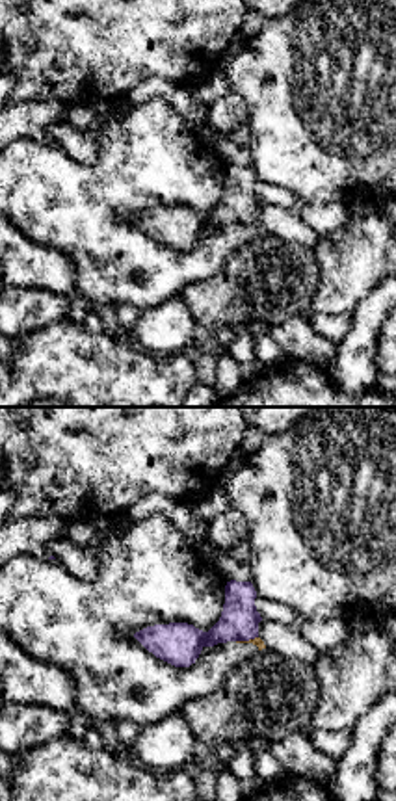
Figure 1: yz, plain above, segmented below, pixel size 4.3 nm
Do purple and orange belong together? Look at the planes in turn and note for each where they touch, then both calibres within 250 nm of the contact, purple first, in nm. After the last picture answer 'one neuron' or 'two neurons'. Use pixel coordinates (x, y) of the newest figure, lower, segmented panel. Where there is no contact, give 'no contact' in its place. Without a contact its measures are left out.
meets purple at (246, 640); 170 nm thick on the purple side, 40 nm on the other

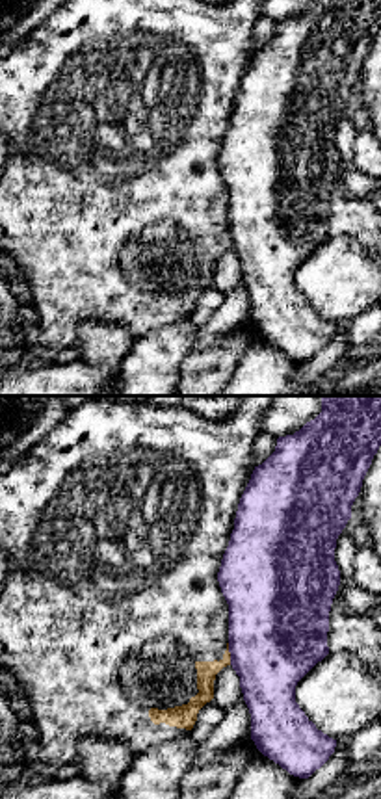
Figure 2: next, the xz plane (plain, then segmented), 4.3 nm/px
meets purple at (231, 654); 440 nm thick on the purple side, 90 nm on the other

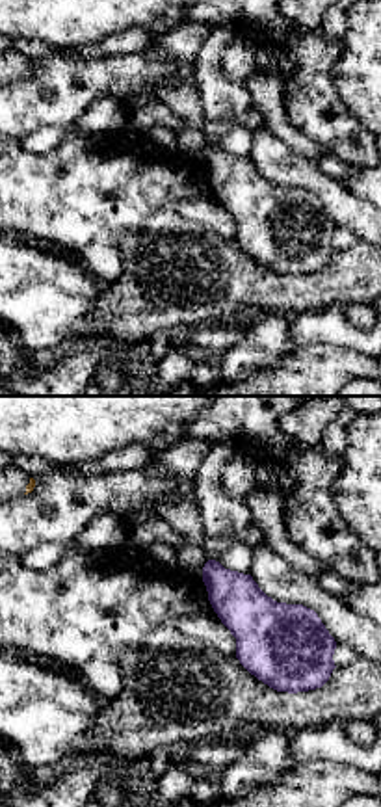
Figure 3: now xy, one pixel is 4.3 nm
no contact

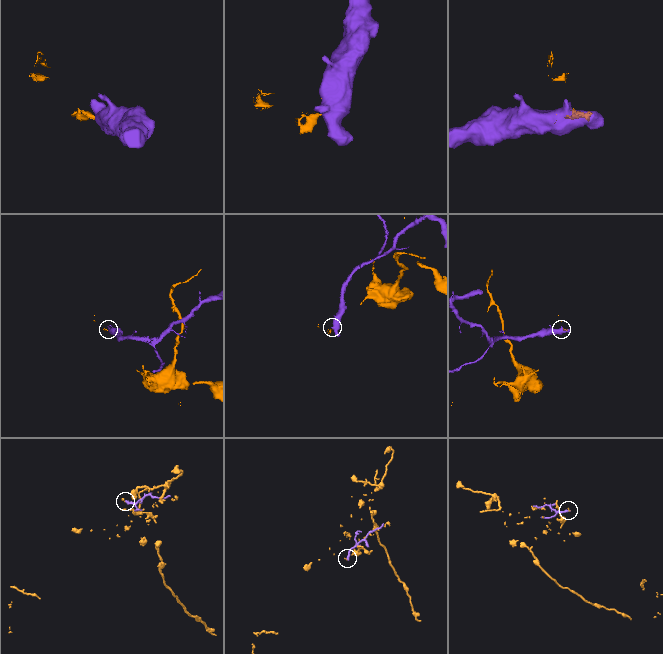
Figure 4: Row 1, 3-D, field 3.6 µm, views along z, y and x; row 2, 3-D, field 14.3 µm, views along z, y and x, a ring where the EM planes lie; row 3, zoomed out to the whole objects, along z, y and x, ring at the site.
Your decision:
two neurons

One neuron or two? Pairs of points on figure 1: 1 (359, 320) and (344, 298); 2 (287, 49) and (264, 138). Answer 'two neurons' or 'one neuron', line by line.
1: two neurons
2: one neuron

